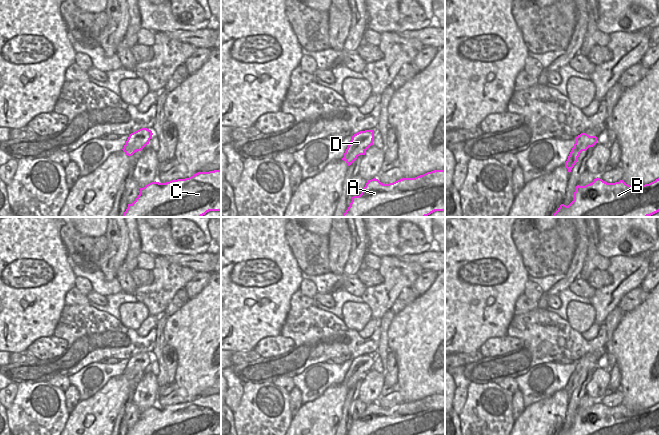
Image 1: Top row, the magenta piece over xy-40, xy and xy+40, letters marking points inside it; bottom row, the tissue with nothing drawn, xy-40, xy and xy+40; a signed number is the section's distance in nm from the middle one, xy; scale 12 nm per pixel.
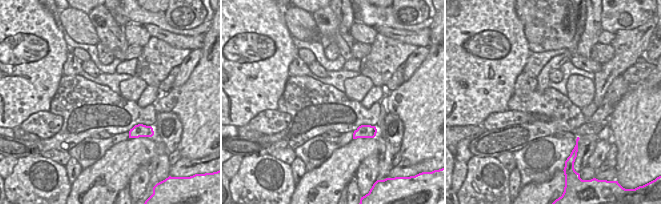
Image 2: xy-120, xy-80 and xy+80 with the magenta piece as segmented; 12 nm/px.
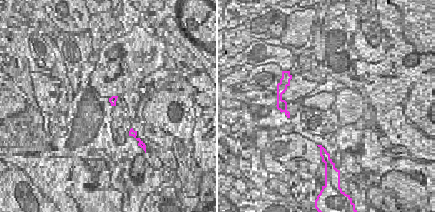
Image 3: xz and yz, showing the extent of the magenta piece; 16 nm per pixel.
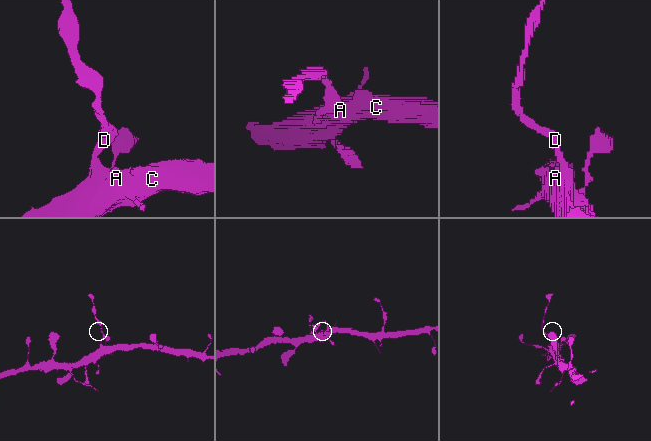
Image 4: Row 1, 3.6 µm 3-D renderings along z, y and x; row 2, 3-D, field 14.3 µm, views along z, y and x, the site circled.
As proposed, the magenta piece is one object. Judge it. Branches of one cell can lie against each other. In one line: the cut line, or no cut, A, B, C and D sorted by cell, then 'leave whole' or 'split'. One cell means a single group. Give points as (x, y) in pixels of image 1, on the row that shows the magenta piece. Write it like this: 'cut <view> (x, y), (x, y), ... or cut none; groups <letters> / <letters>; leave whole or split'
cut xy+40 (566, 161), (573, 160), (575, 162); groups A B C / D; split

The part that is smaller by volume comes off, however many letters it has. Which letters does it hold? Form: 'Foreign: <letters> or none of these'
Foreign: D.

